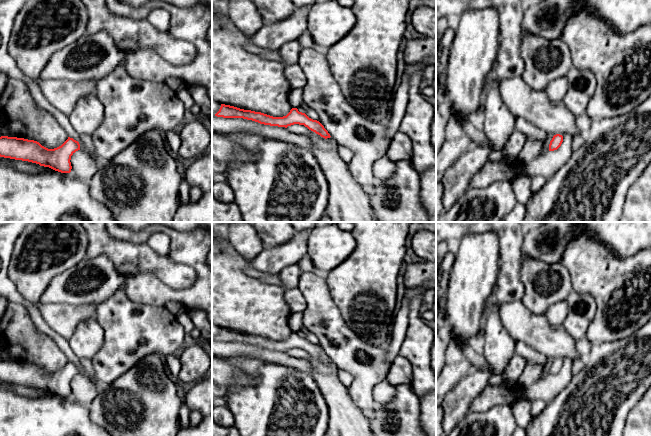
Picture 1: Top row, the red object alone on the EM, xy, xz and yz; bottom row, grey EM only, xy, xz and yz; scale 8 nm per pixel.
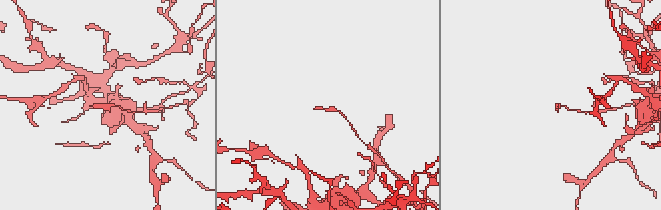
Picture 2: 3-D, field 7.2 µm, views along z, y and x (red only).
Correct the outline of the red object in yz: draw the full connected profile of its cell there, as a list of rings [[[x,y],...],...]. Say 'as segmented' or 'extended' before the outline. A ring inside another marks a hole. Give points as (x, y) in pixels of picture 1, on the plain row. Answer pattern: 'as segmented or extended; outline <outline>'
as segmented; outline [[[556,358],[553,360],[552,364],[549,368],[549,375],[557,374],[563,366],[563,360],[560,358]]]

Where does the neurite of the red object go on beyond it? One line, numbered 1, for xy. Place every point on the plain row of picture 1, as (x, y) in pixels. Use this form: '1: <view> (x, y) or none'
1: none

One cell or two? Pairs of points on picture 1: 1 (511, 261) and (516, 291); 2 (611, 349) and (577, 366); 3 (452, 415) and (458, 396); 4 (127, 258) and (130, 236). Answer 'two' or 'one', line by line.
1: one
2: two
3: one
4: two

